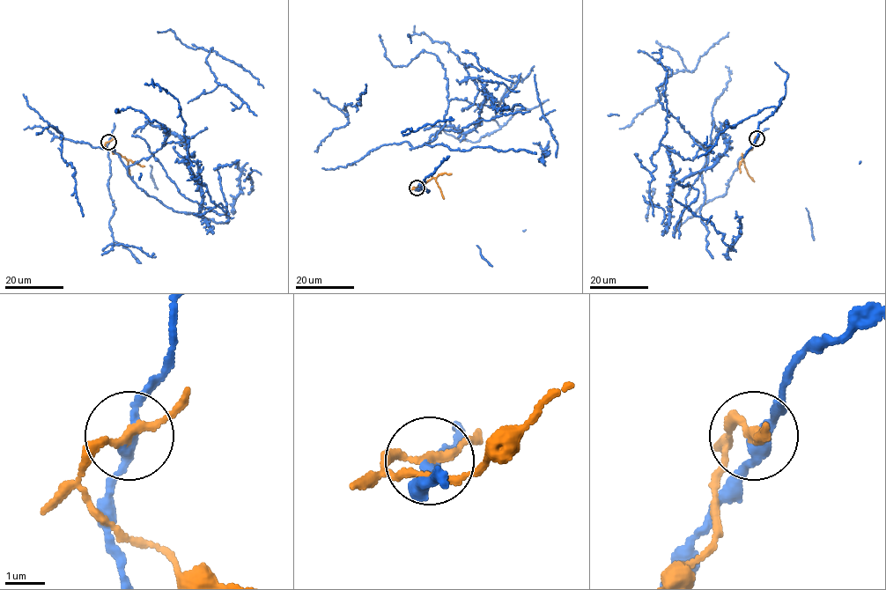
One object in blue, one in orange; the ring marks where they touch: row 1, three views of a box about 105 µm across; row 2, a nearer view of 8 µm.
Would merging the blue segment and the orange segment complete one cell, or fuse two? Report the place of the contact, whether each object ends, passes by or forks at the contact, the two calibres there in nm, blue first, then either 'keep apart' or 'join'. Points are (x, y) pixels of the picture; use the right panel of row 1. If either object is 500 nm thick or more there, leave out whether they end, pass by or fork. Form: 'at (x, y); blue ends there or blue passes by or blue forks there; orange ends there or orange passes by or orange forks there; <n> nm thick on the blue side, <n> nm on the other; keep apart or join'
at (756, 138); blue passes by; orange passes by; 240 nm thick on the blue side, 200 nm on the other; keep apart

